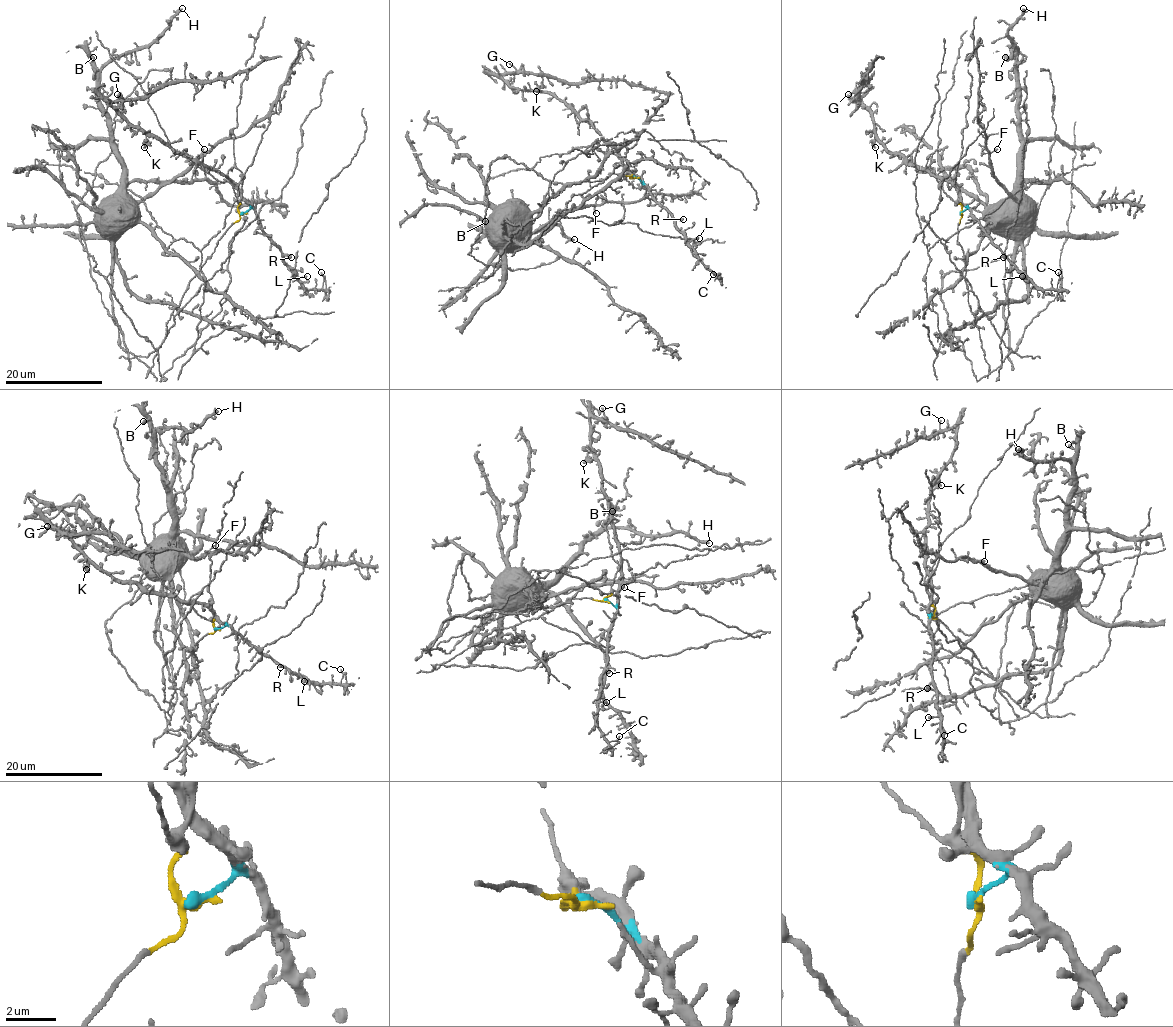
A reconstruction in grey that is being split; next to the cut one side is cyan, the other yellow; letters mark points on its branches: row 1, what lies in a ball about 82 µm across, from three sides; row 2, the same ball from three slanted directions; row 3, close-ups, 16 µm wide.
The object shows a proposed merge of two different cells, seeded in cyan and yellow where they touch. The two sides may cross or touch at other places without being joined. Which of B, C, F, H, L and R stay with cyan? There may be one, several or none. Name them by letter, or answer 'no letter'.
C, L, R

